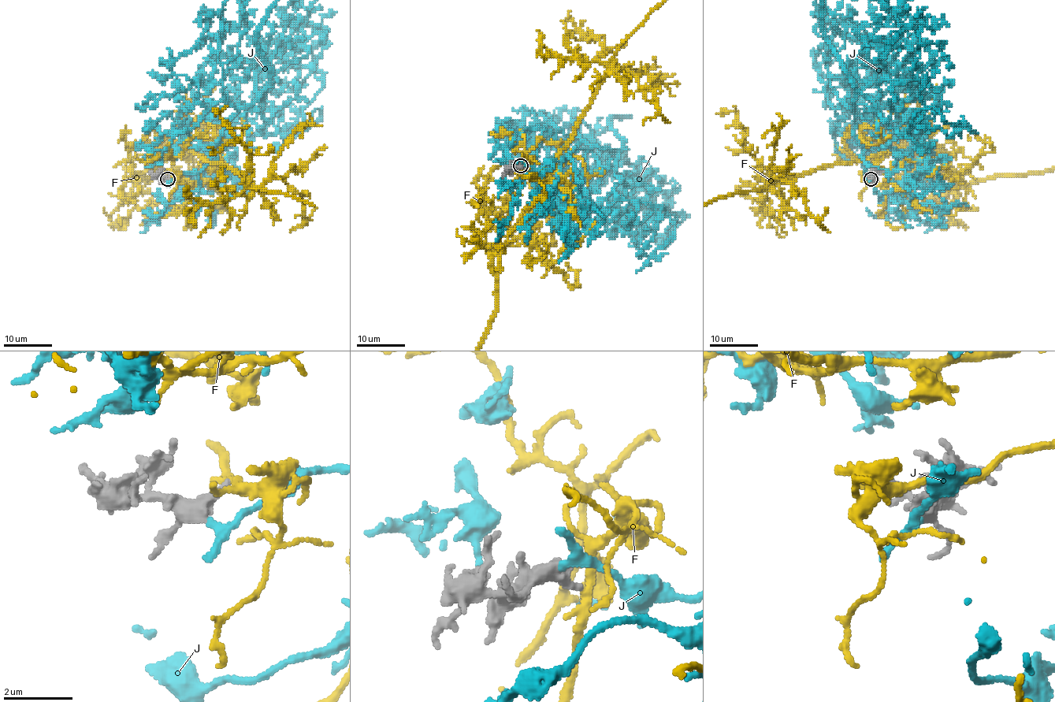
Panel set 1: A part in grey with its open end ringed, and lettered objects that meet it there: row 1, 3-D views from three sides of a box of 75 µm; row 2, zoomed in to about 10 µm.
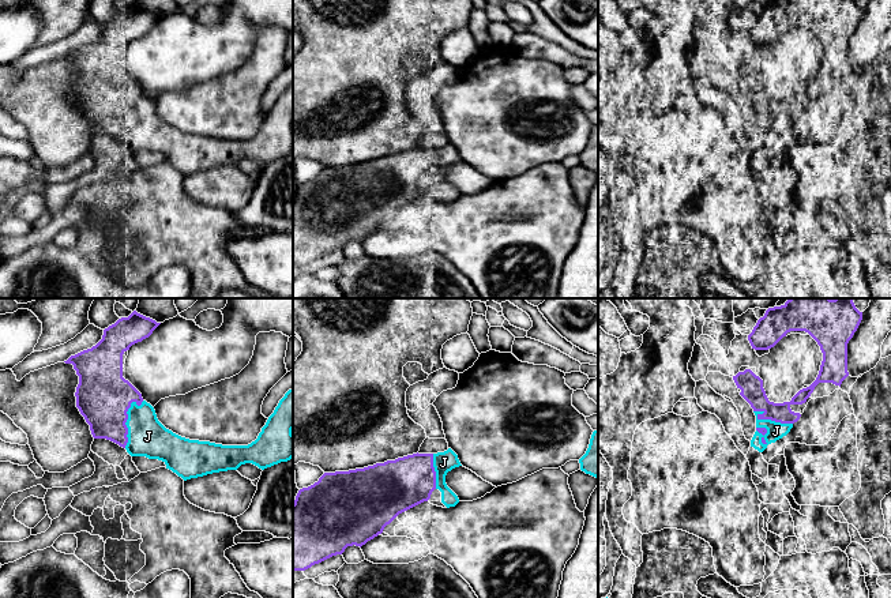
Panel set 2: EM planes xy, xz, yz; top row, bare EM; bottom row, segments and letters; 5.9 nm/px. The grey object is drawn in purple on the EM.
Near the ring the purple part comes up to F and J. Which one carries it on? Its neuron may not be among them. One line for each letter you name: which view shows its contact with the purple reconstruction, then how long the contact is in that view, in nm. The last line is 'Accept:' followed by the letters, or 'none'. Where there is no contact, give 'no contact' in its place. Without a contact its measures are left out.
J: contact in xy; length 300 nm
Accept: J

